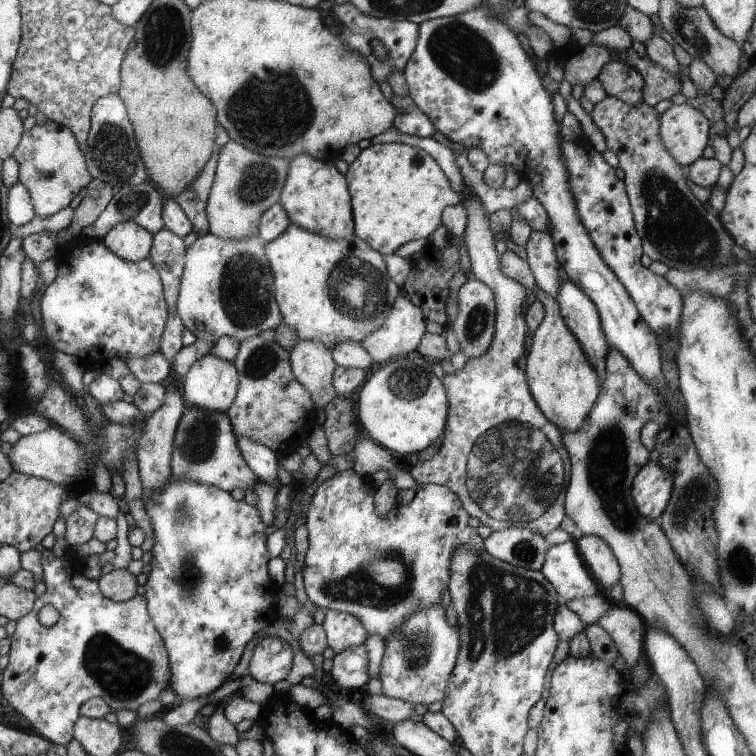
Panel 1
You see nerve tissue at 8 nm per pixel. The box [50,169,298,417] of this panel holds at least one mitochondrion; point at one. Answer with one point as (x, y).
(245, 282)

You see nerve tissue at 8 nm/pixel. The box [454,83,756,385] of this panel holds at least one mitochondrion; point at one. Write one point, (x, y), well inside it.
(678, 230)

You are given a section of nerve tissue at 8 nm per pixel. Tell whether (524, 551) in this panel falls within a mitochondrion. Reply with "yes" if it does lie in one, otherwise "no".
yes

